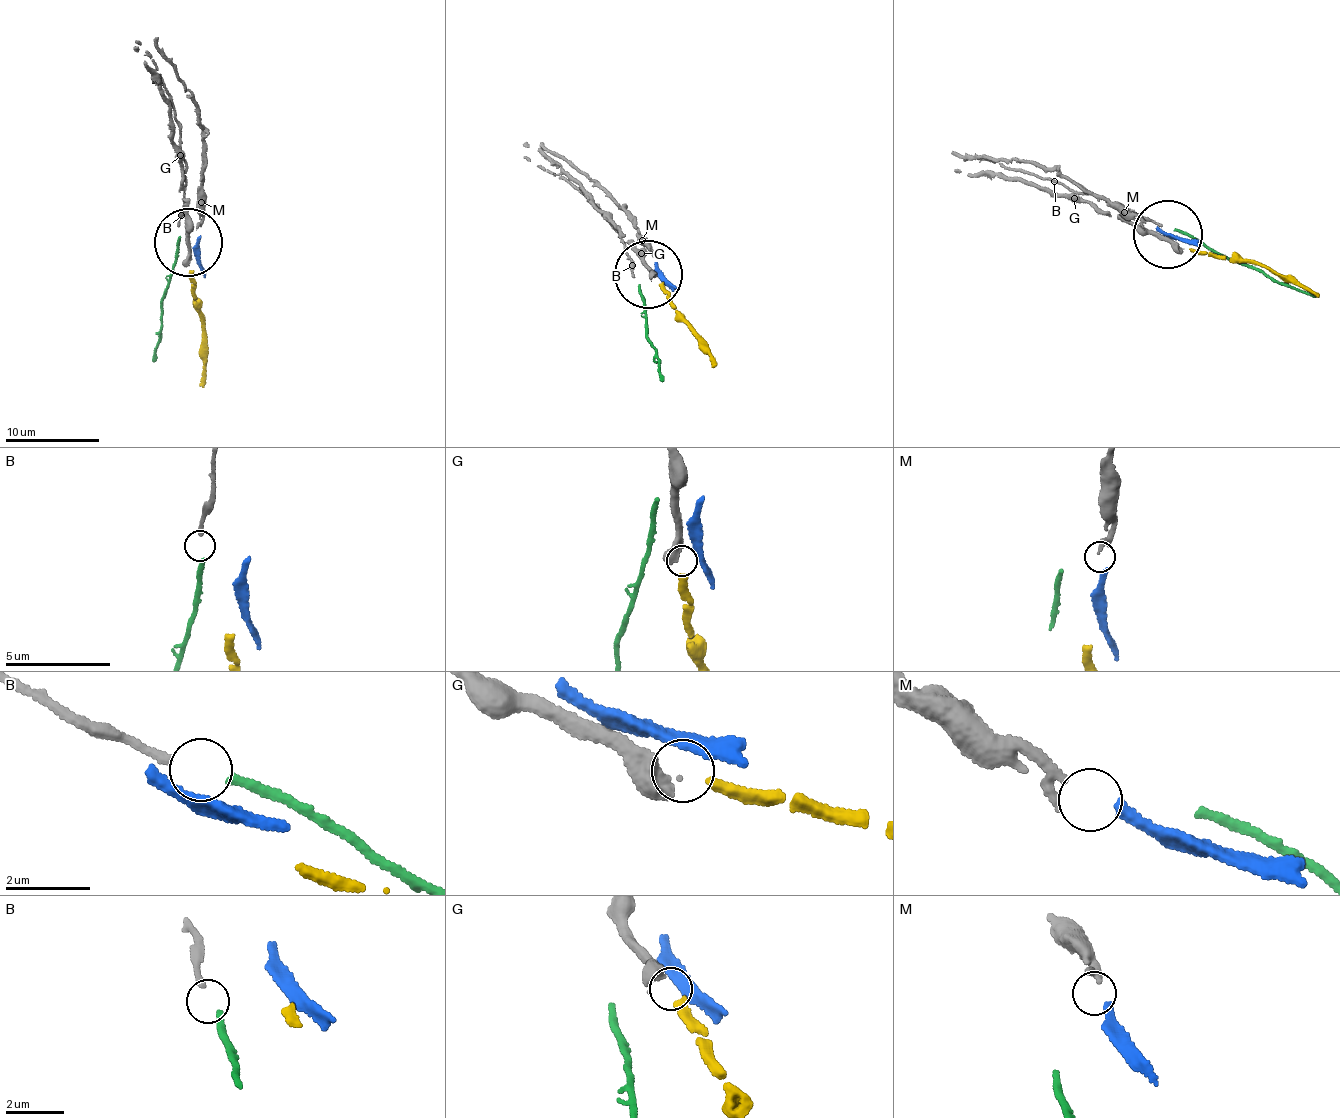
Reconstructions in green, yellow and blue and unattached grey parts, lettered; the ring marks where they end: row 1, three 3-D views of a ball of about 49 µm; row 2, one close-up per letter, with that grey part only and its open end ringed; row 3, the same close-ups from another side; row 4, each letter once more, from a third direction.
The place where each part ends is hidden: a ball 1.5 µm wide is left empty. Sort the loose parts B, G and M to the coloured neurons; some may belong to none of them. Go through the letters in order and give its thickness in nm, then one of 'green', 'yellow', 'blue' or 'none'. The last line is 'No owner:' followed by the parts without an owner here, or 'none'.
B: 200 nm | green
G: 460 nm | yellow
M: 190 nm | blue
No owner: none

